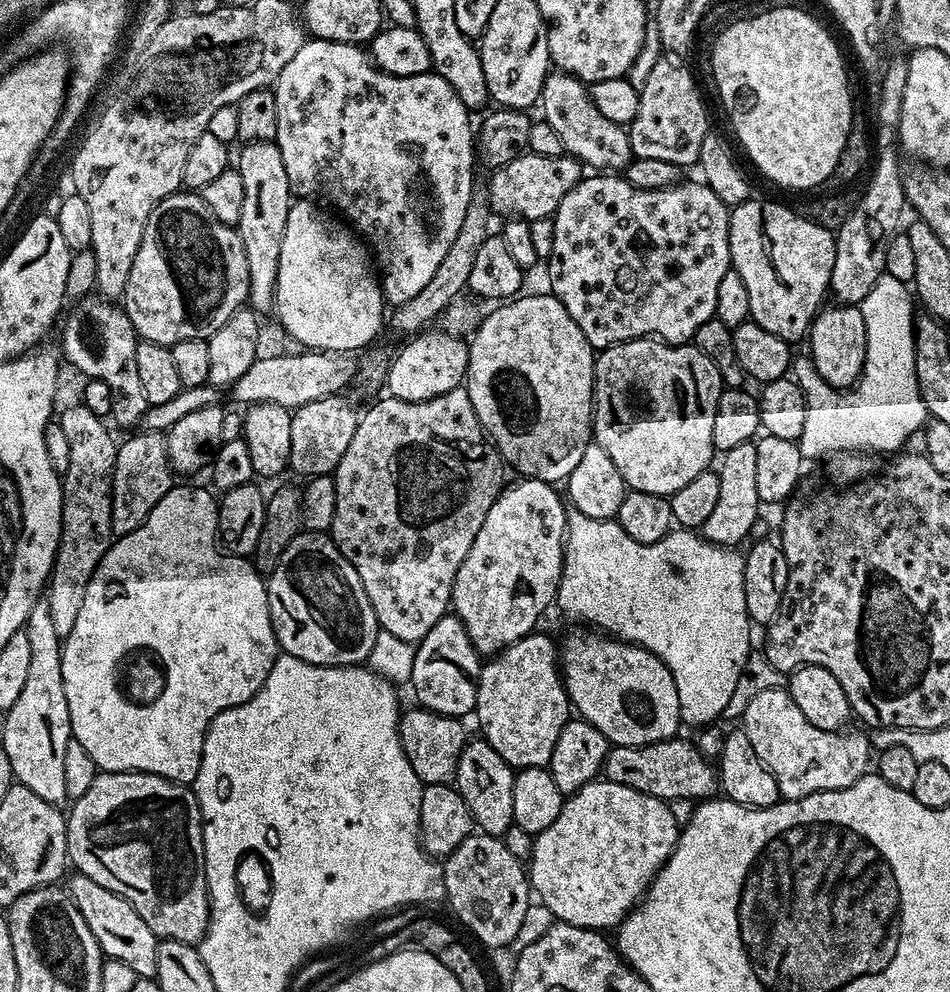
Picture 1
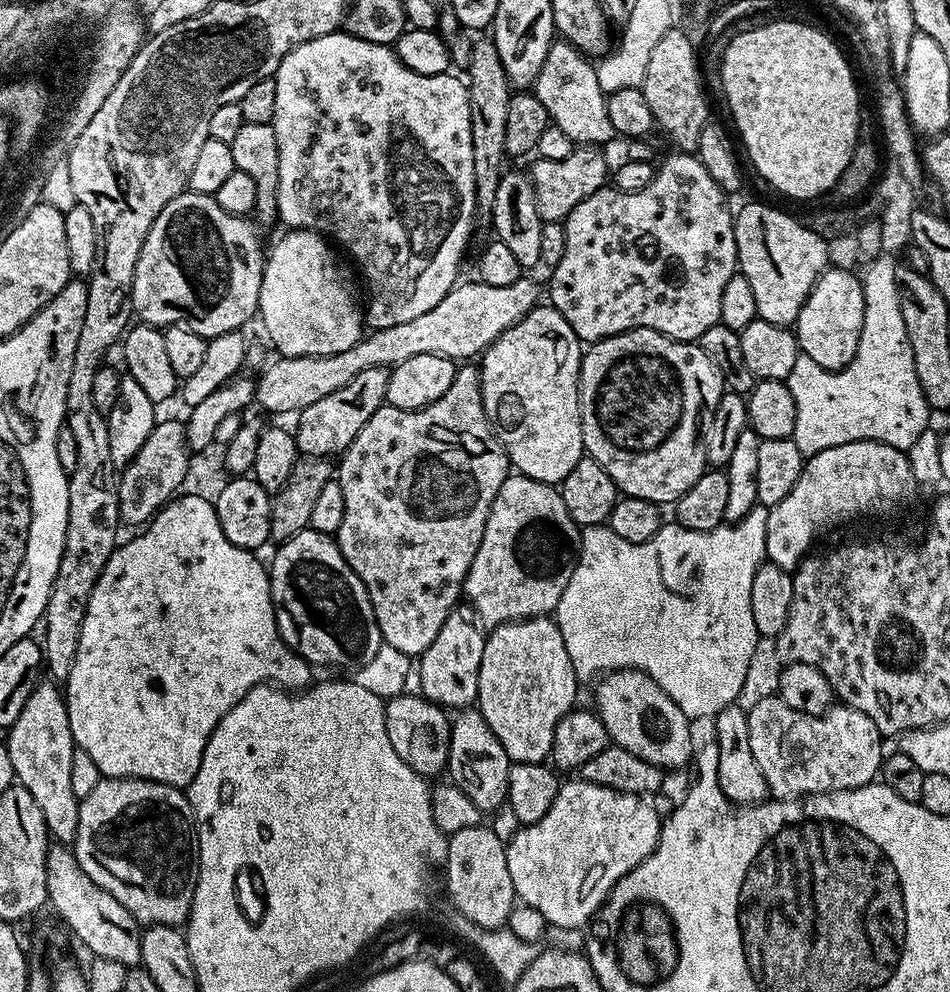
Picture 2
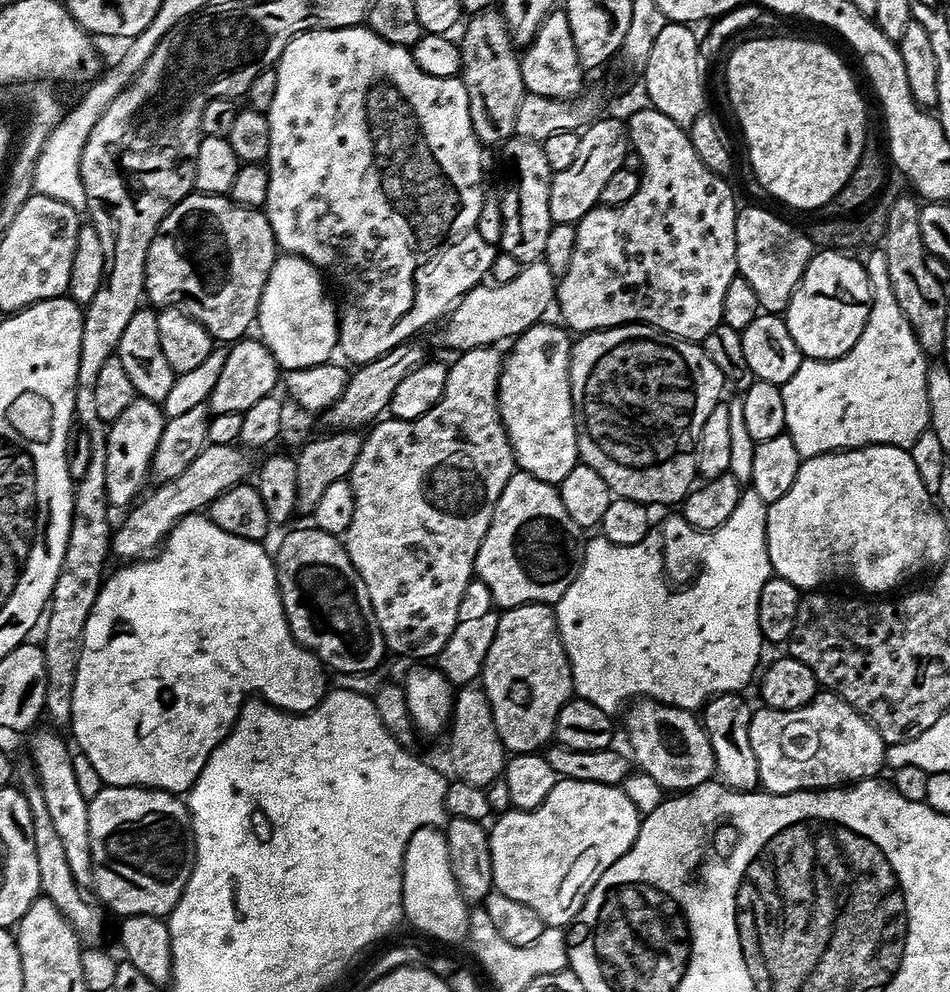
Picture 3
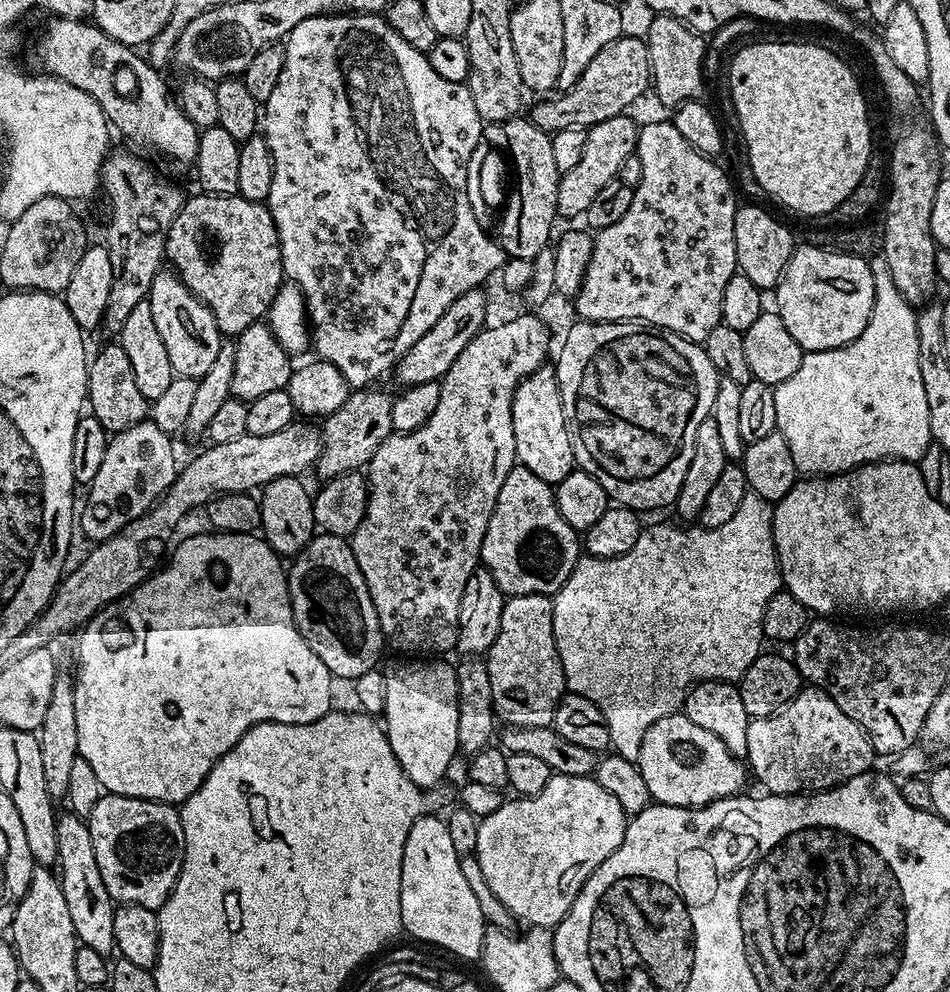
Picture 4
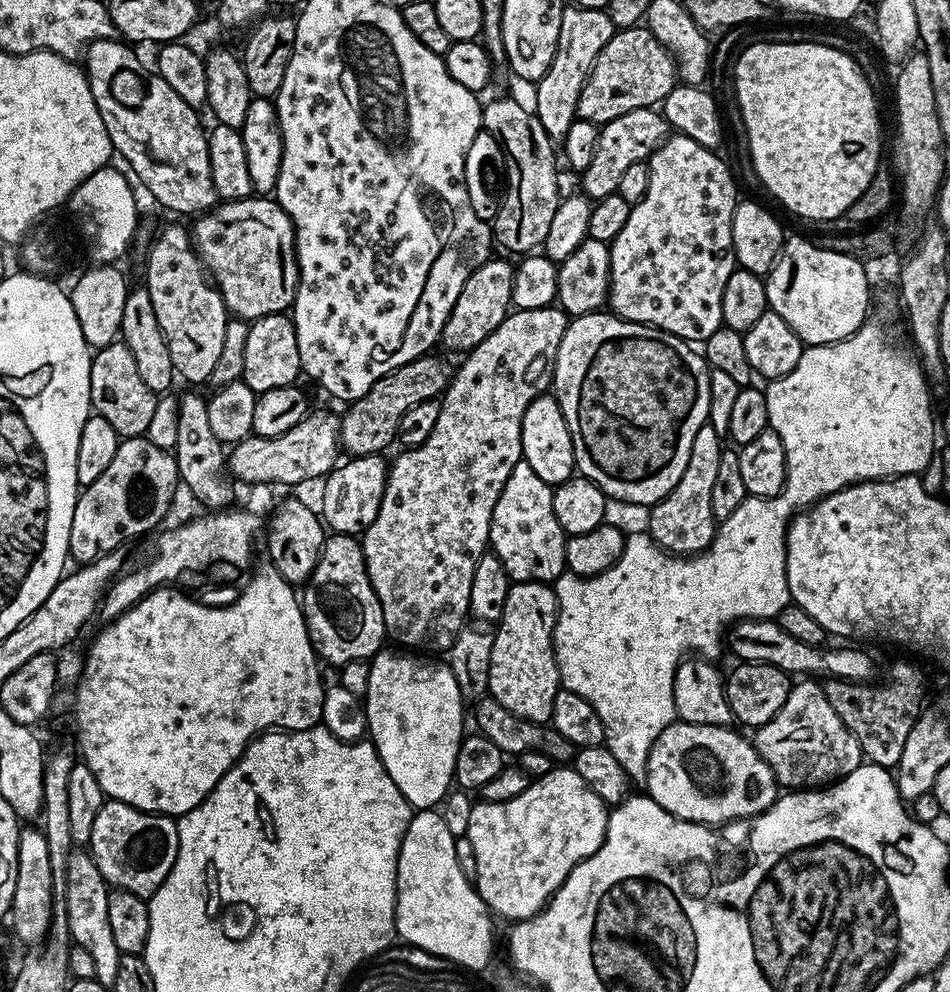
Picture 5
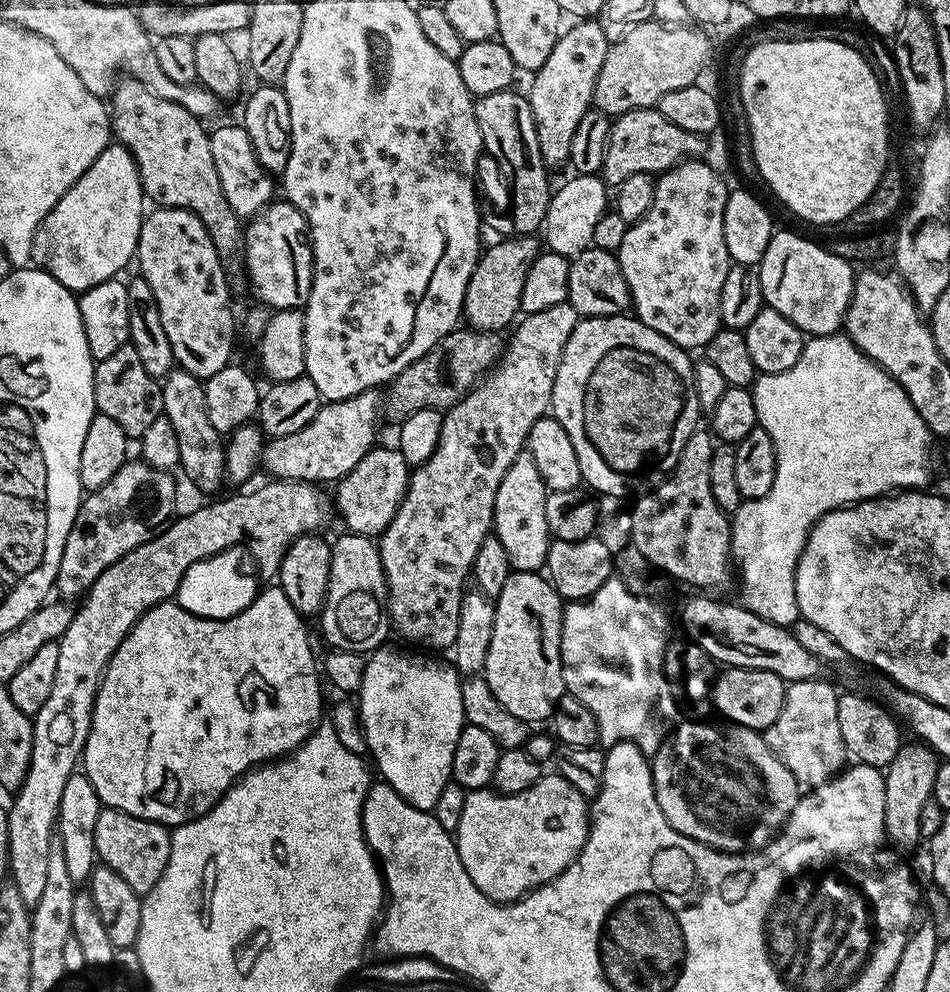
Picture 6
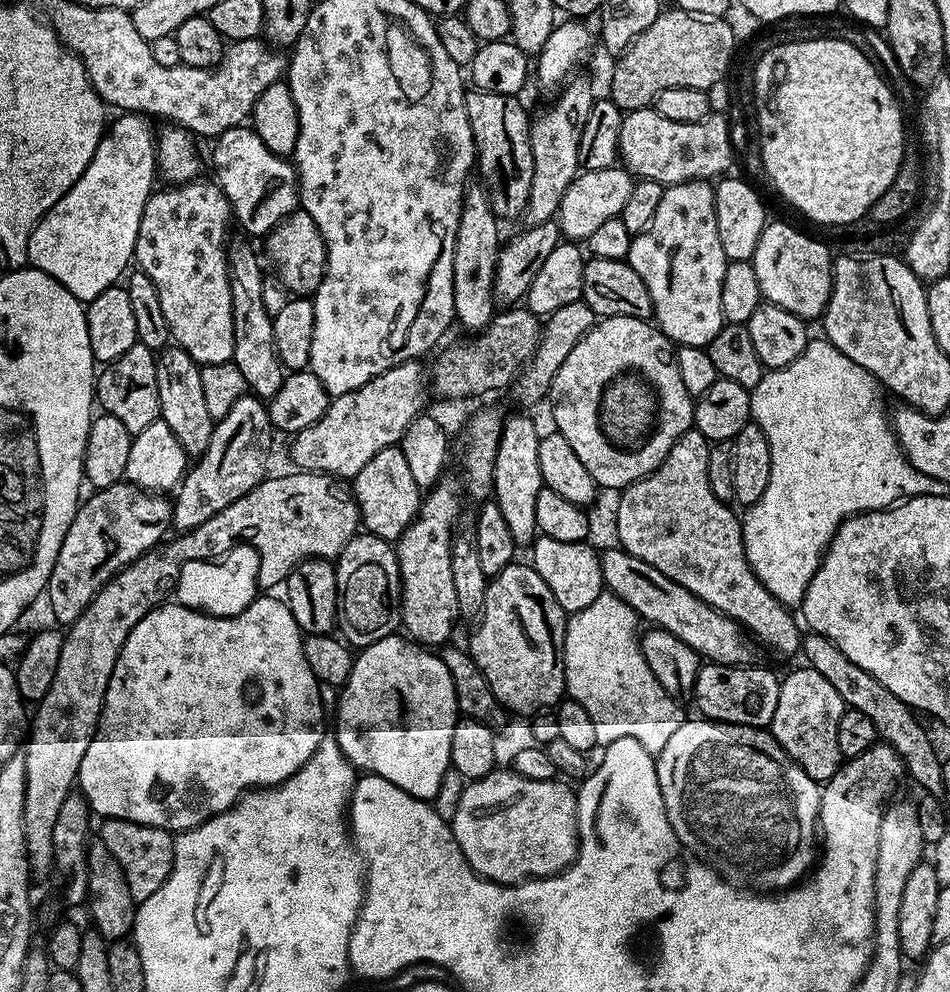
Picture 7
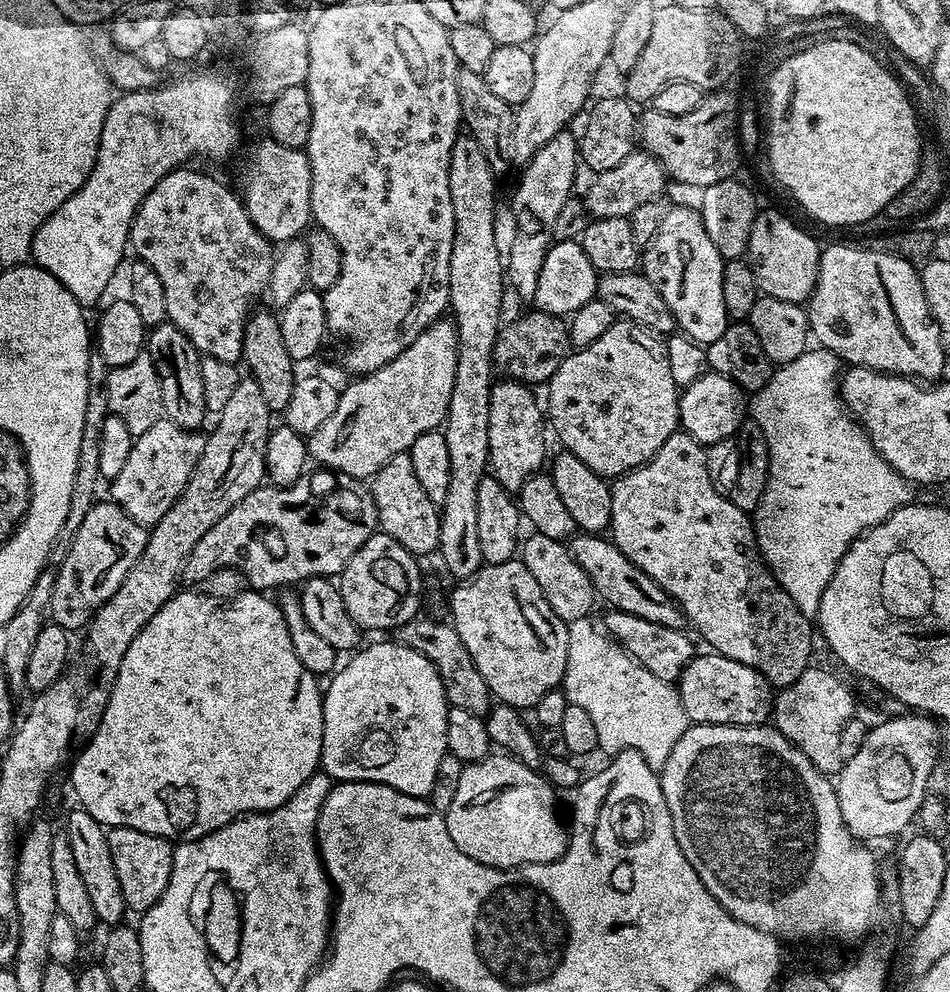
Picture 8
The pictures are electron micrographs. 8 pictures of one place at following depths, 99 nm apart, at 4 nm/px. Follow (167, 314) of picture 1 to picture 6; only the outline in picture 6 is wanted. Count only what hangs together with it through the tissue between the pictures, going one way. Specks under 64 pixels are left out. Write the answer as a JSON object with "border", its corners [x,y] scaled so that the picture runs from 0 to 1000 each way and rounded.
{"border":[[[299,200],[283,206],[272,217],[260,223],[257,232],[257,252],[259,282],[263,287],[263,294],[265,290],[266,296],[271,298],[268,301],[287,313],[292,310],[319,311],[326,300],[328,287],[328,247],[324,241],[324,225],[318,215]]]}

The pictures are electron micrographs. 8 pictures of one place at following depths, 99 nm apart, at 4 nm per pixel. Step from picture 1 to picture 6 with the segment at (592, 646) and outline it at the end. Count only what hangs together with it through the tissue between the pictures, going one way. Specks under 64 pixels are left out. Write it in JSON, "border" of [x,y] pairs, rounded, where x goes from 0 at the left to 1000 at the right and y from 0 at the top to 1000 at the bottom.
{"border":[[[745,728],[728,729],[733,730],[713,733],[684,766],[693,813],[697,821],[701,821],[701,829],[709,833],[714,841],[722,841],[722,845],[731,845],[757,859],[782,861],[805,855],[824,835],[844,801],[836,780],[823,772],[797,735],[781,734],[773,729],[762,732],[766,734],[741,730]]]}

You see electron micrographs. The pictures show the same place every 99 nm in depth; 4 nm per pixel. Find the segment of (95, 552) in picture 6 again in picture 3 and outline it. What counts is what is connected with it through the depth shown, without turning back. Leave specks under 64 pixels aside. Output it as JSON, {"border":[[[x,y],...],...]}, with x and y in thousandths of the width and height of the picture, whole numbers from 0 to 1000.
{"border":[[[144,401],[137,405],[137,409],[133,409],[133,413],[128,413],[128,417],[124,417],[122,423],[113,428],[112,498],[119,513],[134,513],[153,495],[152,487],[158,484],[160,463],[174,424],[173,412],[165,404]]]}

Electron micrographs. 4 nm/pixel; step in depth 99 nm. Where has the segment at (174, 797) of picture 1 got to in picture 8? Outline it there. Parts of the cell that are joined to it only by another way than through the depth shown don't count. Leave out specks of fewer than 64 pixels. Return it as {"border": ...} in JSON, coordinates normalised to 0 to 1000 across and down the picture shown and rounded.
{"border":[[[114,835],[113,841],[120,877],[124,877],[124,889],[128,889],[128,905],[133,905],[136,917],[151,921],[171,905],[179,889],[182,848],[140,835]]]}

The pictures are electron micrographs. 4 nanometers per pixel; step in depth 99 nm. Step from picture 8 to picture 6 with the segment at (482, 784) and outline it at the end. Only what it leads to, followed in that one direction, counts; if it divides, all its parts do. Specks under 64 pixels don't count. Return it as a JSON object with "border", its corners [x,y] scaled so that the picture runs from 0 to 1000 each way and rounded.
{"border":[[[573,780],[569,781],[568,787],[565,790],[558,792],[558,796],[549,796],[549,800],[527,802],[521,796],[494,797],[491,808],[486,813],[486,826],[482,828],[478,846],[486,873],[491,877],[491,881],[495,881],[495,889],[499,889],[499,893],[503,893],[503,897],[507,897],[507,901],[512,901],[516,906],[521,907],[523,911],[537,911],[540,907],[551,907],[560,896],[568,895],[572,891],[577,891],[580,887],[584,887],[586,883],[593,881],[605,869],[607,861],[613,857],[613,853],[619,844],[620,826],[621,810],[617,803],[608,800],[608,796],[604,796],[604,792],[600,792],[600,788],[596,788],[596,784],[584,780],[578,780],[578,782],[577,780]]]}

